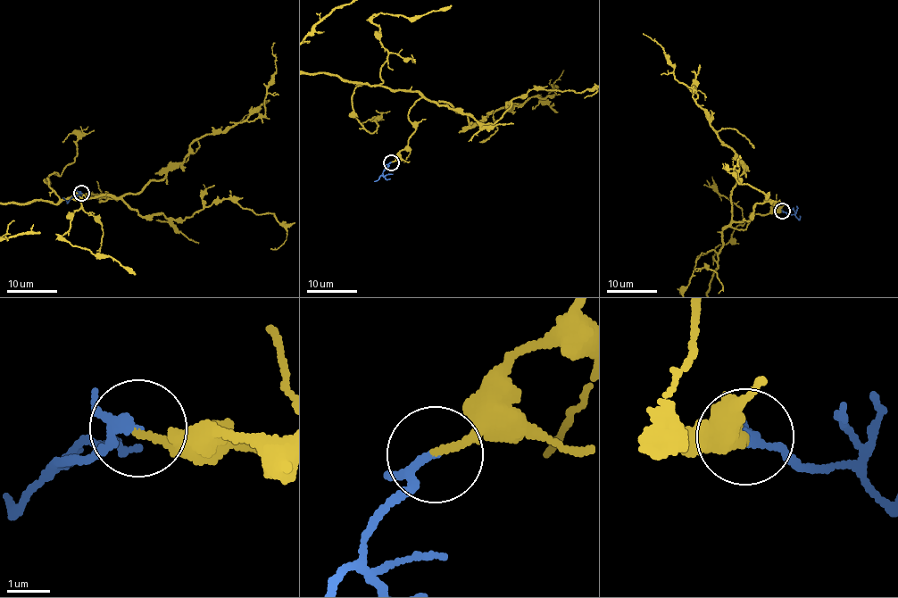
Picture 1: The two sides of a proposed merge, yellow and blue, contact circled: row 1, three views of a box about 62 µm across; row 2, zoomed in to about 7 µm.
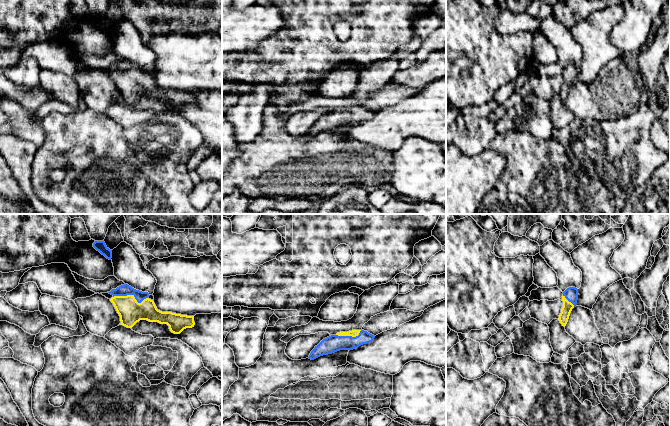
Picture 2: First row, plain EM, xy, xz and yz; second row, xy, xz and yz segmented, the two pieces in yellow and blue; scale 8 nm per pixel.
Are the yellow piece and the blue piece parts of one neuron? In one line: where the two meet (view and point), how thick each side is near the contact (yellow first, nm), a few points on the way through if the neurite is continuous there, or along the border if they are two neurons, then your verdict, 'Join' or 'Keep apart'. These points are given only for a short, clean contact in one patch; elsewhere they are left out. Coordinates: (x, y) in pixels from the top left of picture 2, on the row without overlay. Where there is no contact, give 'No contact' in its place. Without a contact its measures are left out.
Touches yellow at xy (131, 71). Thickness 190 nm (yellow) against 90 nm. Path across: xy (130, 87), (131, 71), (123, 66). Join

